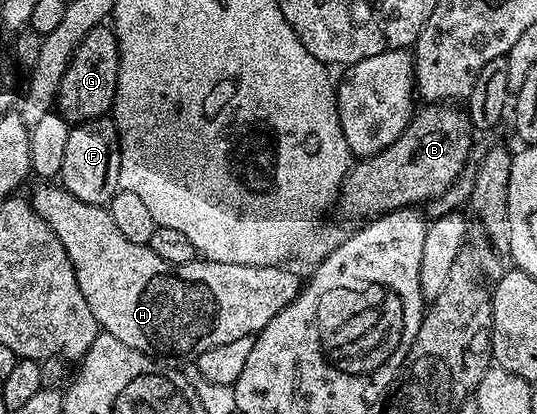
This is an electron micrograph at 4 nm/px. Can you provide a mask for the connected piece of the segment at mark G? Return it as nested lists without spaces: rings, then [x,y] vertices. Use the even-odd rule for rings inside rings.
[[[112,27],[93,28],[83,38],[67,66],[67,74],[61,79],[61,89],[57,92],[56,107],[70,125],[76,126],[86,120],[100,120],[112,109],[117,79],[119,78],[119,58],[117,33]]]

